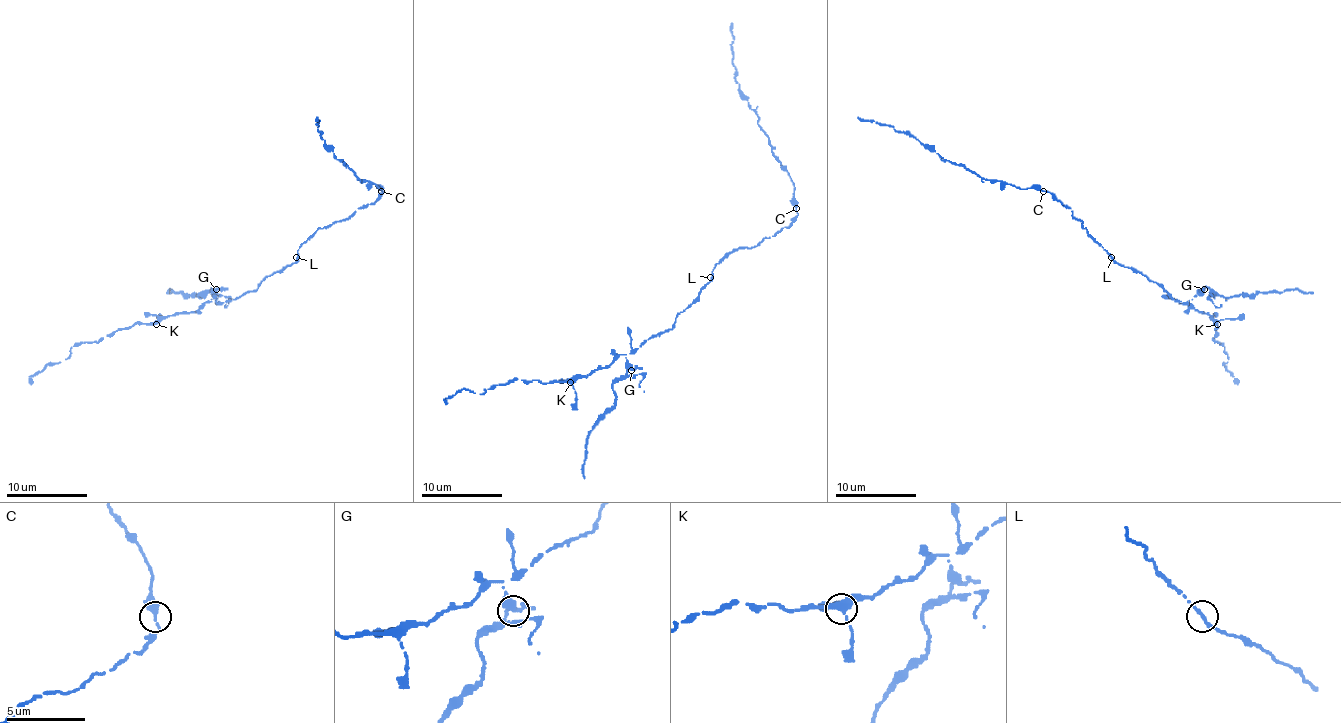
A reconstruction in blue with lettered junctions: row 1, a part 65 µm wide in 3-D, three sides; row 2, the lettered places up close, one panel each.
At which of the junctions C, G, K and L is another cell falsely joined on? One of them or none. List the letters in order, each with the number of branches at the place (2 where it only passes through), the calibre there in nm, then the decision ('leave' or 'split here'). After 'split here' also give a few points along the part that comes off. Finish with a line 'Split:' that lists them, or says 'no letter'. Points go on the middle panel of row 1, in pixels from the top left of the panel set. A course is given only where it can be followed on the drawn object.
C: 2 branches meet; 280 nm thick; leave
G: 3 branches meet; 320 nm thick; split here; foreign part runs (631, 370), (613, 384), (615, 404), (587, 439), (585, 477)
K: 3 branches meet; 320 nm thick; leave
L: 2 branches meet; 240 nm thick; leave
Split: G

